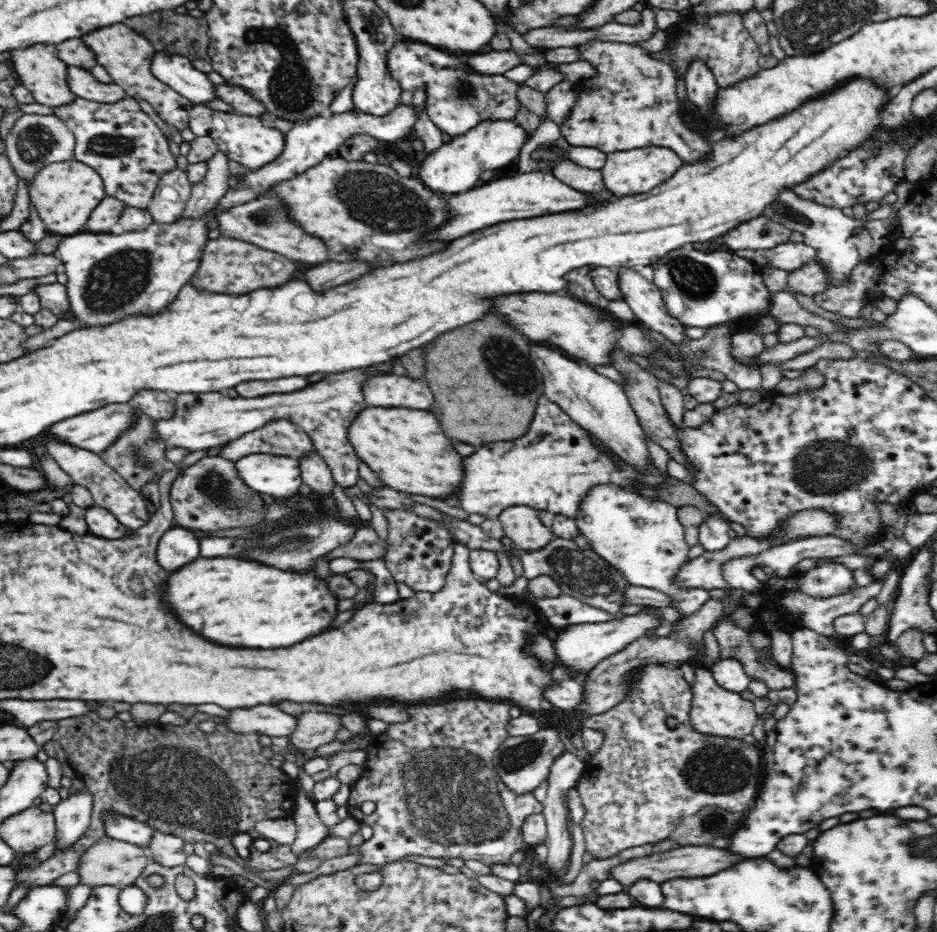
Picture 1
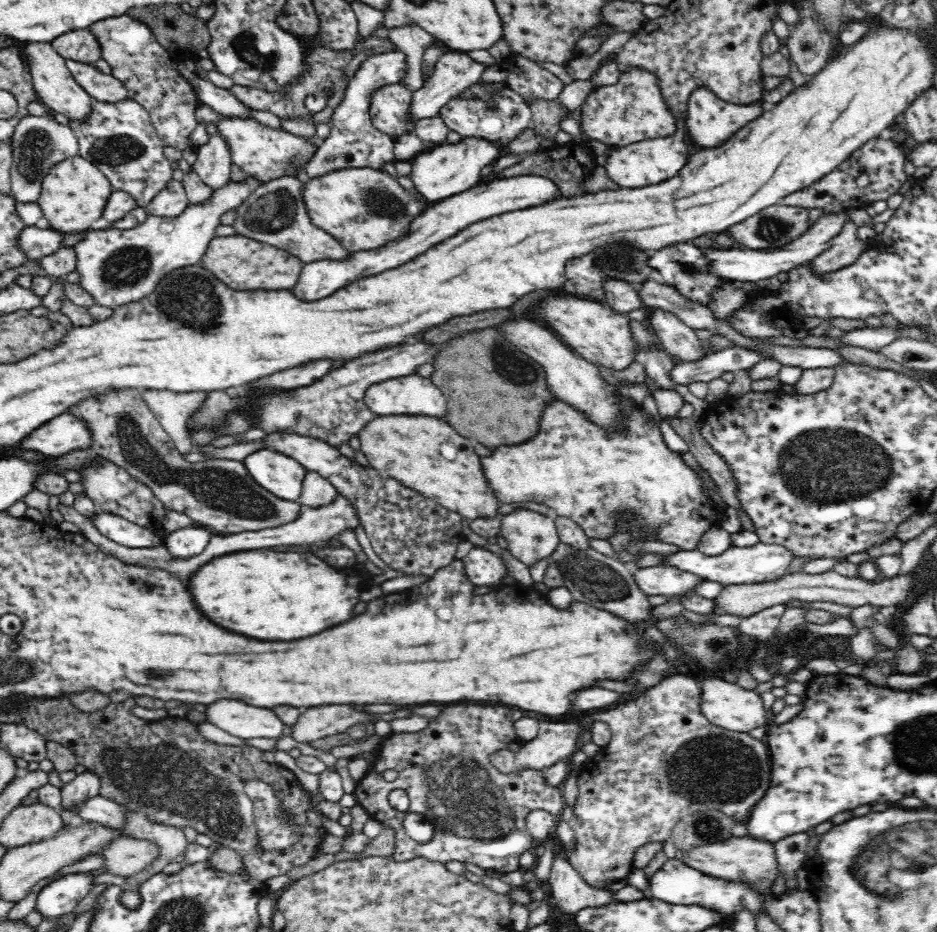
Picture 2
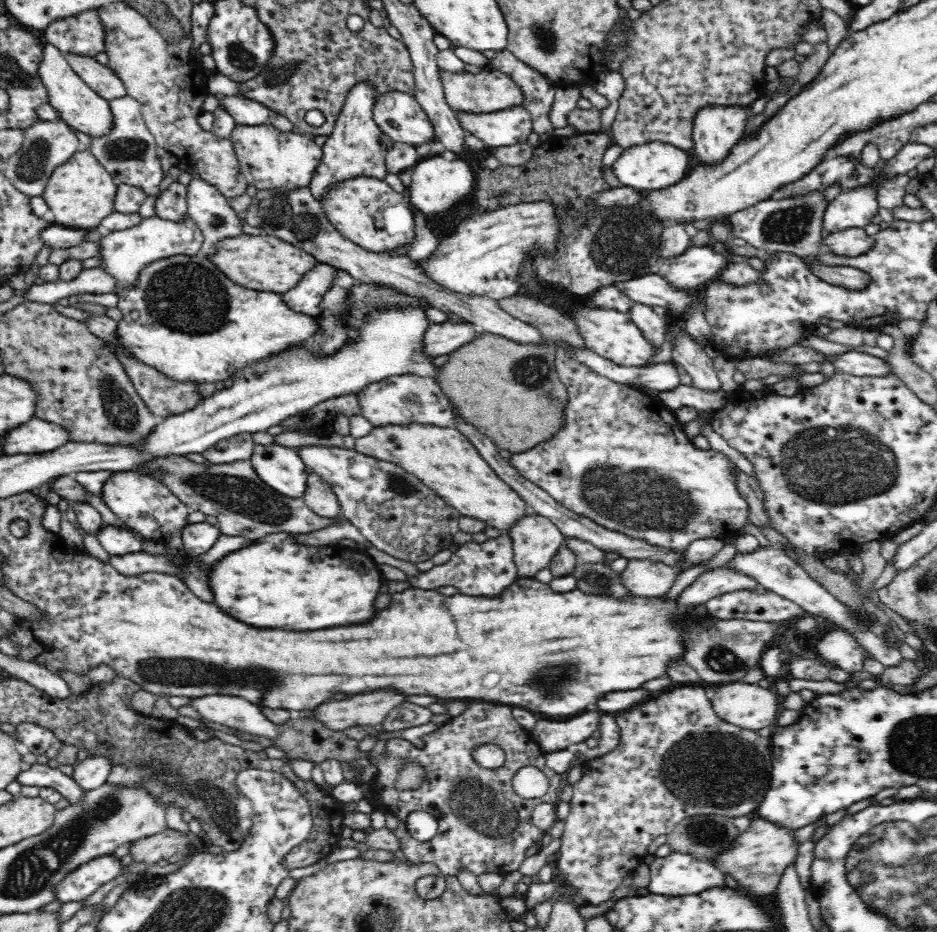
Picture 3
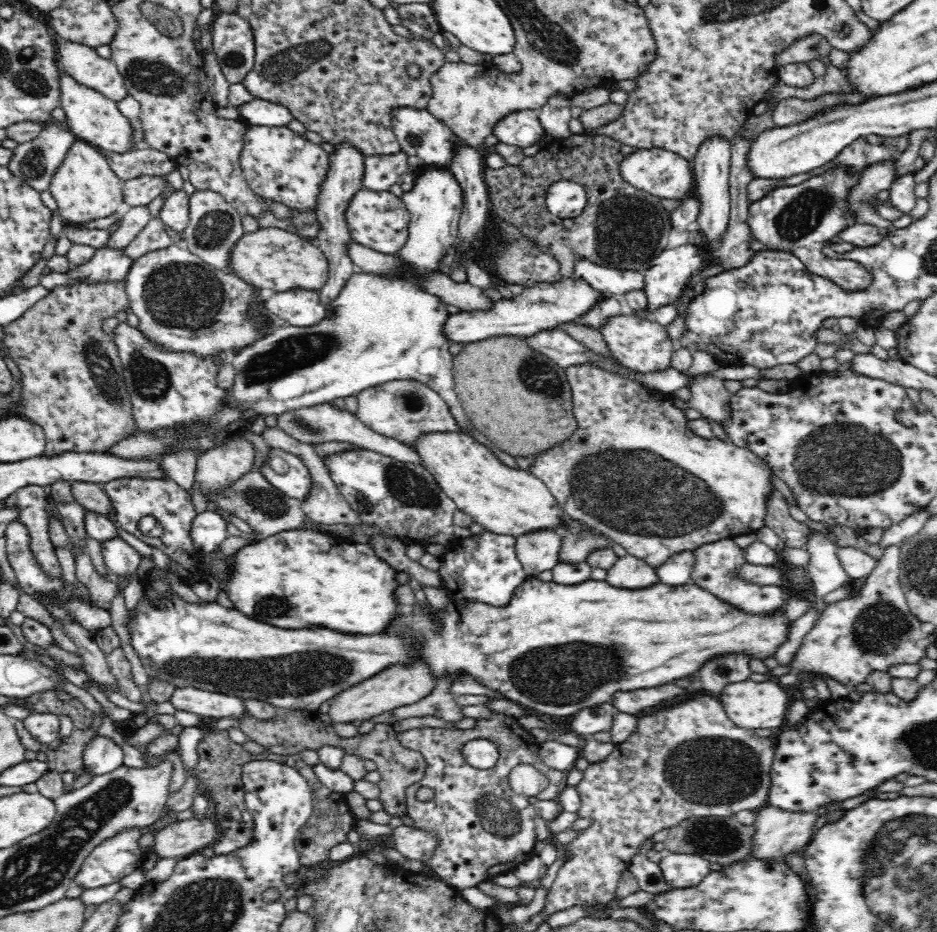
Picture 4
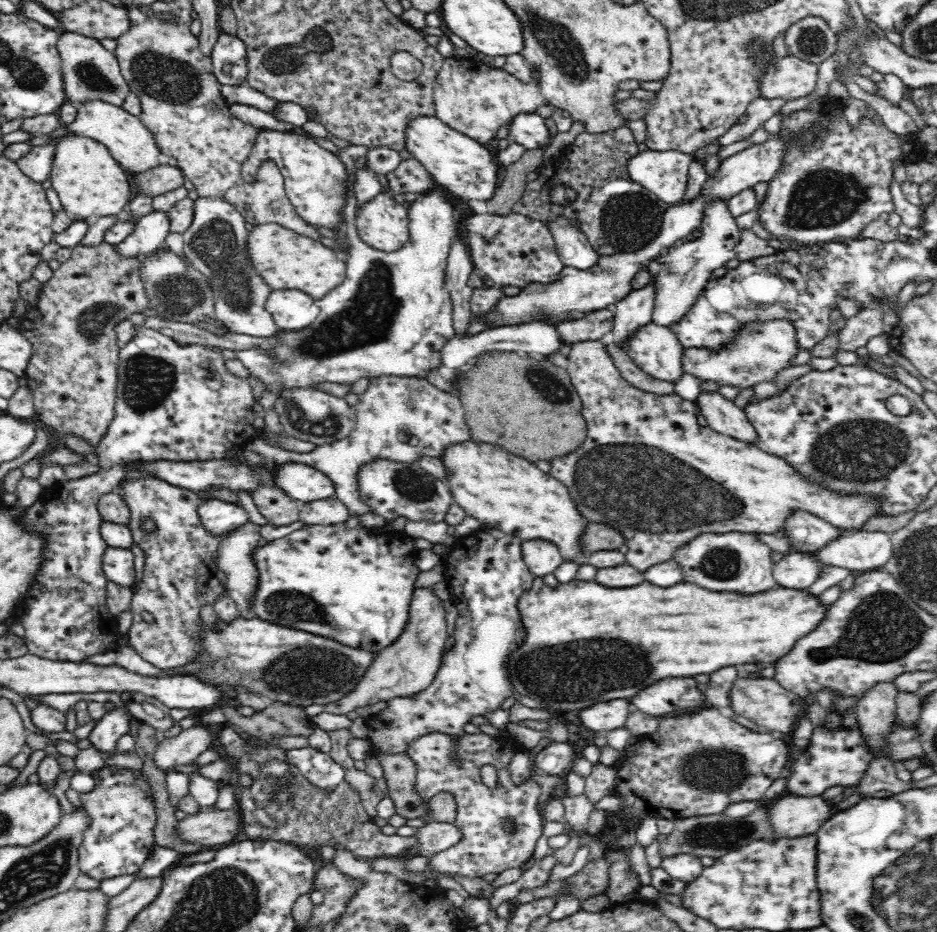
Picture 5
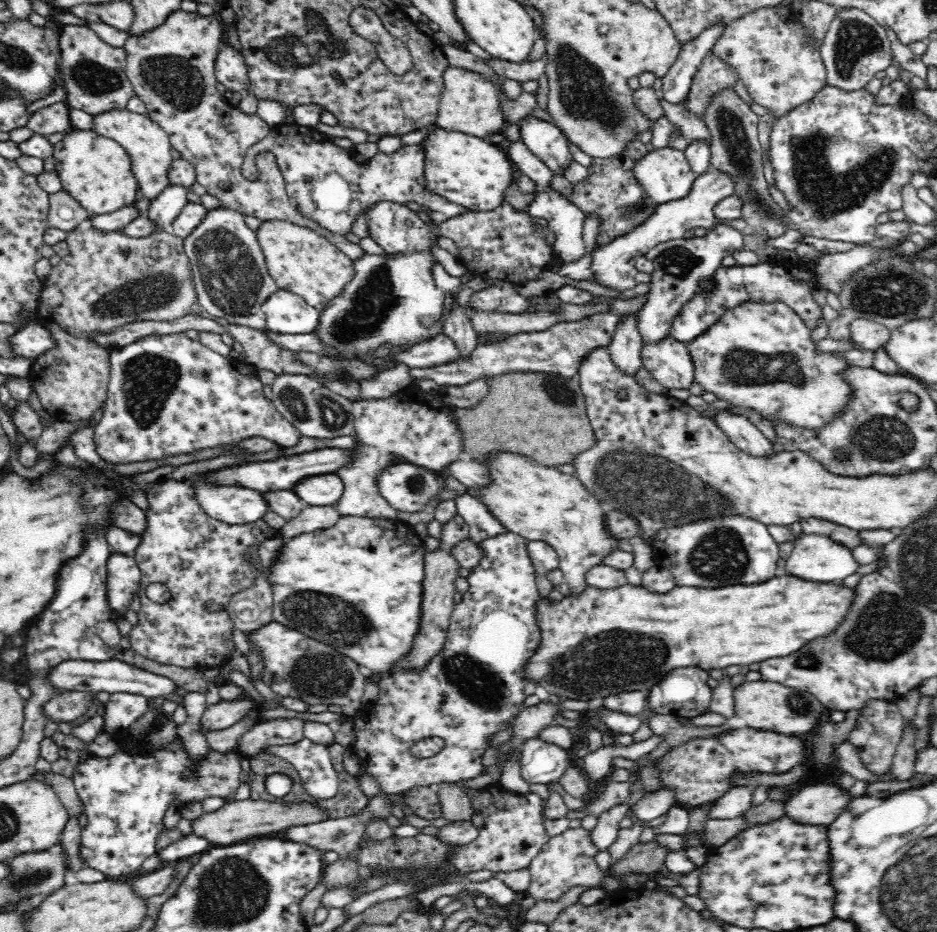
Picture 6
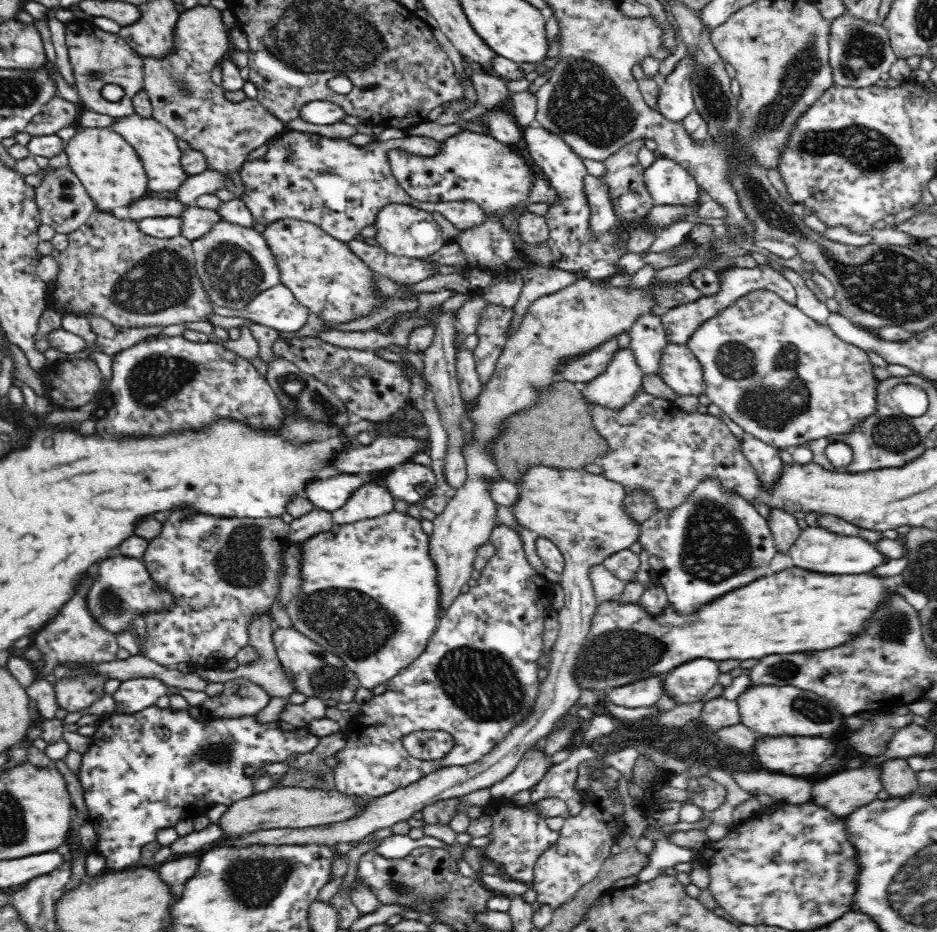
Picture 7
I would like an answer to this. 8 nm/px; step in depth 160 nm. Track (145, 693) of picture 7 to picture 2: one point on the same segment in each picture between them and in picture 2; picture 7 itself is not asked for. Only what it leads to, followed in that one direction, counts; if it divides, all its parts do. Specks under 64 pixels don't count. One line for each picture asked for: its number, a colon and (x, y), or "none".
2: (85, 786)
3: (92, 773)
4: (101, 755)
5: (113, 725)
6: (123, 709)

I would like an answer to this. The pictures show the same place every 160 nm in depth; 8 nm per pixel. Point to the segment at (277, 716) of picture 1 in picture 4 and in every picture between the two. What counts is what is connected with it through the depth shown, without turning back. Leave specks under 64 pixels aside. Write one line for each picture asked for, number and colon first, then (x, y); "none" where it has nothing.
2: (242, 720)
3: (237, 713)
4: (204, 703)

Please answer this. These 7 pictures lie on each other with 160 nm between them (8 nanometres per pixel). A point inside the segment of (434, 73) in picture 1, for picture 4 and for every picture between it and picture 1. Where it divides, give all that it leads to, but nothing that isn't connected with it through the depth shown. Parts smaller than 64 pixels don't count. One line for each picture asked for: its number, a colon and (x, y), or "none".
2: (354, 142)
3: (355, 148)
4: (346, 164)

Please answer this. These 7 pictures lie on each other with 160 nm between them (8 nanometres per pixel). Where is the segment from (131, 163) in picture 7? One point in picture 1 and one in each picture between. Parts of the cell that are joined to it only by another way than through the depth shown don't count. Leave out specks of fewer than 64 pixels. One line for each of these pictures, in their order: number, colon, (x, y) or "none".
1: (64, 194)
2: (73, 194)
3: (79, 193)
4: (85, 188)
5: (90, 183)
6: (94, 170)

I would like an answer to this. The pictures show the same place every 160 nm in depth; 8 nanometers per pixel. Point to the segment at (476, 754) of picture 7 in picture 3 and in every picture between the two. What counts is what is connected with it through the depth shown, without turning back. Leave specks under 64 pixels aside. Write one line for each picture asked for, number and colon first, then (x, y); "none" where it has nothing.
3: (477, 569)
4: (484, 567)
5: (485, 570)
6: (472, 688)

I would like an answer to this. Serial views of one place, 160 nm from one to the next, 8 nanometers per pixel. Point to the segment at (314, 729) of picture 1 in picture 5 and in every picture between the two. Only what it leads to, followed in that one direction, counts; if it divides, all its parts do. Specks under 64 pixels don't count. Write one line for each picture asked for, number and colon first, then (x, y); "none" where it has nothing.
2: (315, 723)
3: (370, 709)
4: (397, 686)
5: (409, 666)

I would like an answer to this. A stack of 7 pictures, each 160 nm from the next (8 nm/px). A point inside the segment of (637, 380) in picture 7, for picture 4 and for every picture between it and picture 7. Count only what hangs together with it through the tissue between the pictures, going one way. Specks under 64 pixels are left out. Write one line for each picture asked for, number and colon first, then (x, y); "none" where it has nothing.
4: (671, 271)
5: (636, 310)
6: (625, 348)

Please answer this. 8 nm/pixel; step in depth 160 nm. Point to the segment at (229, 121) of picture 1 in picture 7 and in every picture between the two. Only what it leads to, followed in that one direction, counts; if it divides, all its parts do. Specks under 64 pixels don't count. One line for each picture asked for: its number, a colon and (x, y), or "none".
2: (260, 151)
3: (269, 158)
4: (278, 163)
5: (314, 178)
6: (325, 182)
7: (339, 187)

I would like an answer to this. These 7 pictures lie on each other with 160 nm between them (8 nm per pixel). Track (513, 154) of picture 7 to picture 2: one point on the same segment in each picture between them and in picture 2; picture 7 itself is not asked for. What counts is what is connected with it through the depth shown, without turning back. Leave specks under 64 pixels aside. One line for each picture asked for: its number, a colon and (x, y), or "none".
2: (389, 105)
3: (399, 116)
4: (419, 132)
5: (463, 167)
6: (470, 171)

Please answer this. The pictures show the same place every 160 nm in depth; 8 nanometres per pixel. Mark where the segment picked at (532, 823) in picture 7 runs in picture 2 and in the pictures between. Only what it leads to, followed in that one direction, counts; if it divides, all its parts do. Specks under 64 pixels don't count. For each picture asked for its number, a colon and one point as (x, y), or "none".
2: (479, 814)
3: (485, 827)
4: (484, 830)
5: (499, 827)
6: (511, 832)

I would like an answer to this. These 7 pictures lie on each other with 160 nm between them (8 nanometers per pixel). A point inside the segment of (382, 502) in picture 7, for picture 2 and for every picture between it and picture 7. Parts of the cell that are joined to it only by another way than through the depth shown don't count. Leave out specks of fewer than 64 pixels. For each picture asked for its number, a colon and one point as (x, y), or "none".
2: (413, 394)
3: (403, 399)
4: (403, 410)
5: (398, 418)
6: (413, 426)

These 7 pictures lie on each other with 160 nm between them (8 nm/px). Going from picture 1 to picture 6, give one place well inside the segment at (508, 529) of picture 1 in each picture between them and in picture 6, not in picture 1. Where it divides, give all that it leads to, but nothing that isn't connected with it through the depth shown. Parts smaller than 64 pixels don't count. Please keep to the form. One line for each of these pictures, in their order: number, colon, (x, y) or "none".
2: (531, 536)
3: (536, 539)
4: (538, 551)
5: (541, 557)
6: (544, 558)

